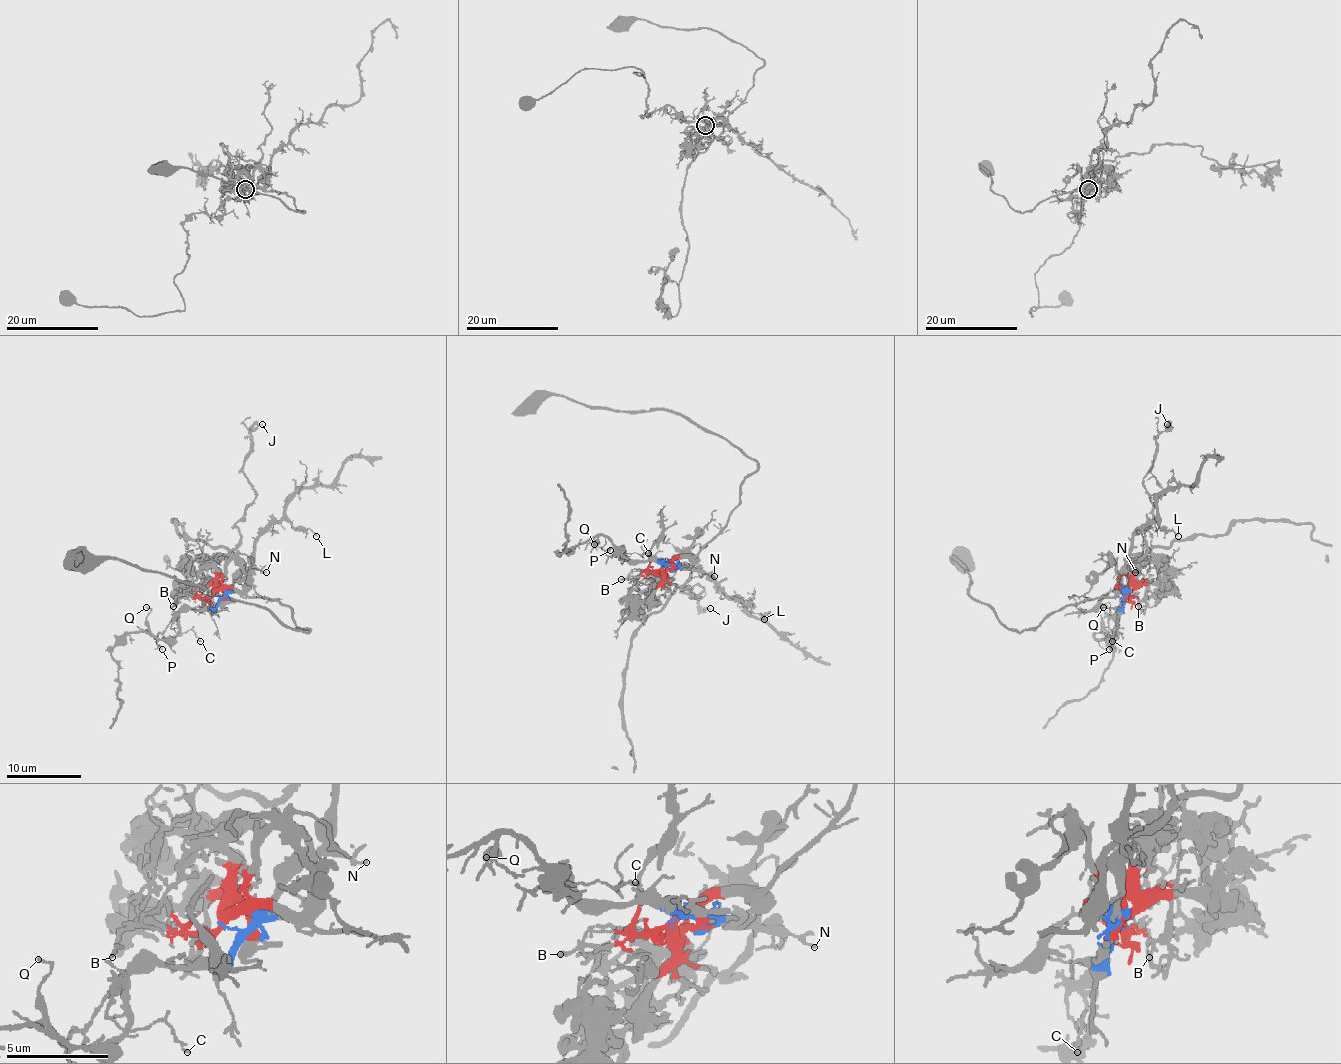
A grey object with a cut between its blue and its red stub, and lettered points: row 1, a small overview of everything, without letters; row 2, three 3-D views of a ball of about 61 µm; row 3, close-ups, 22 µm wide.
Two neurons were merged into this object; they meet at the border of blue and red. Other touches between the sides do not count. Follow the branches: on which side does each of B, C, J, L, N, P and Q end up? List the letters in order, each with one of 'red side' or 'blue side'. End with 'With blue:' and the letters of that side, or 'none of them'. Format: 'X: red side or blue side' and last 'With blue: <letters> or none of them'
B: red side
C: blue side
J: red side
L: blue side
N: blue side
P: blue side
Q: blue side
With blue: C, L, N, P, Q

